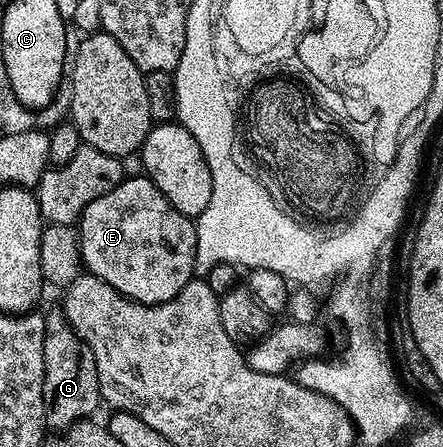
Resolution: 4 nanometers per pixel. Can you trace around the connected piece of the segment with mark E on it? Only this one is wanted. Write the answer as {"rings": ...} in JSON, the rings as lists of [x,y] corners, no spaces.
{"rings":[[[147,176],[125,177],[123,182],[110,188],[106,196],[90,200],[80,214],[78,233],[83,269],[138,304],[166,304],[174,300],[174,296],[178,296],[188,282],[193,281],[192,270],[197,269],[195,221],[178,212],[178,208],[174,208],[174,204],[170,204],[170,200],[158,192]]]}

